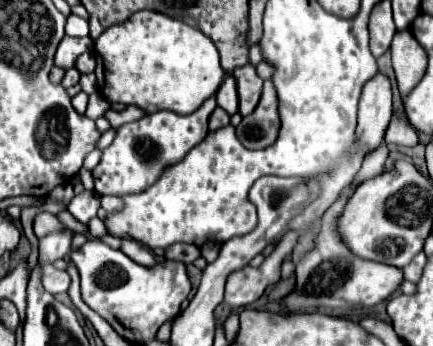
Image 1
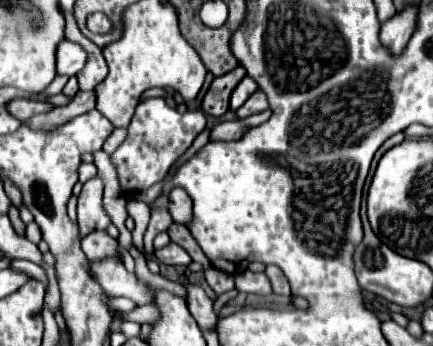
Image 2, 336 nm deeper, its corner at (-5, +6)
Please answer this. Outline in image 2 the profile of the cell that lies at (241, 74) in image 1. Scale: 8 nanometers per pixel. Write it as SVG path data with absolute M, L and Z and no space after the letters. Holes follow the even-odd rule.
M257 90L239 110L237 110L237 116L239 118L247 118L247 116L253 116L253 114L259 114L263 110L269 108L269 102L265 98L265 94L261 90Z

